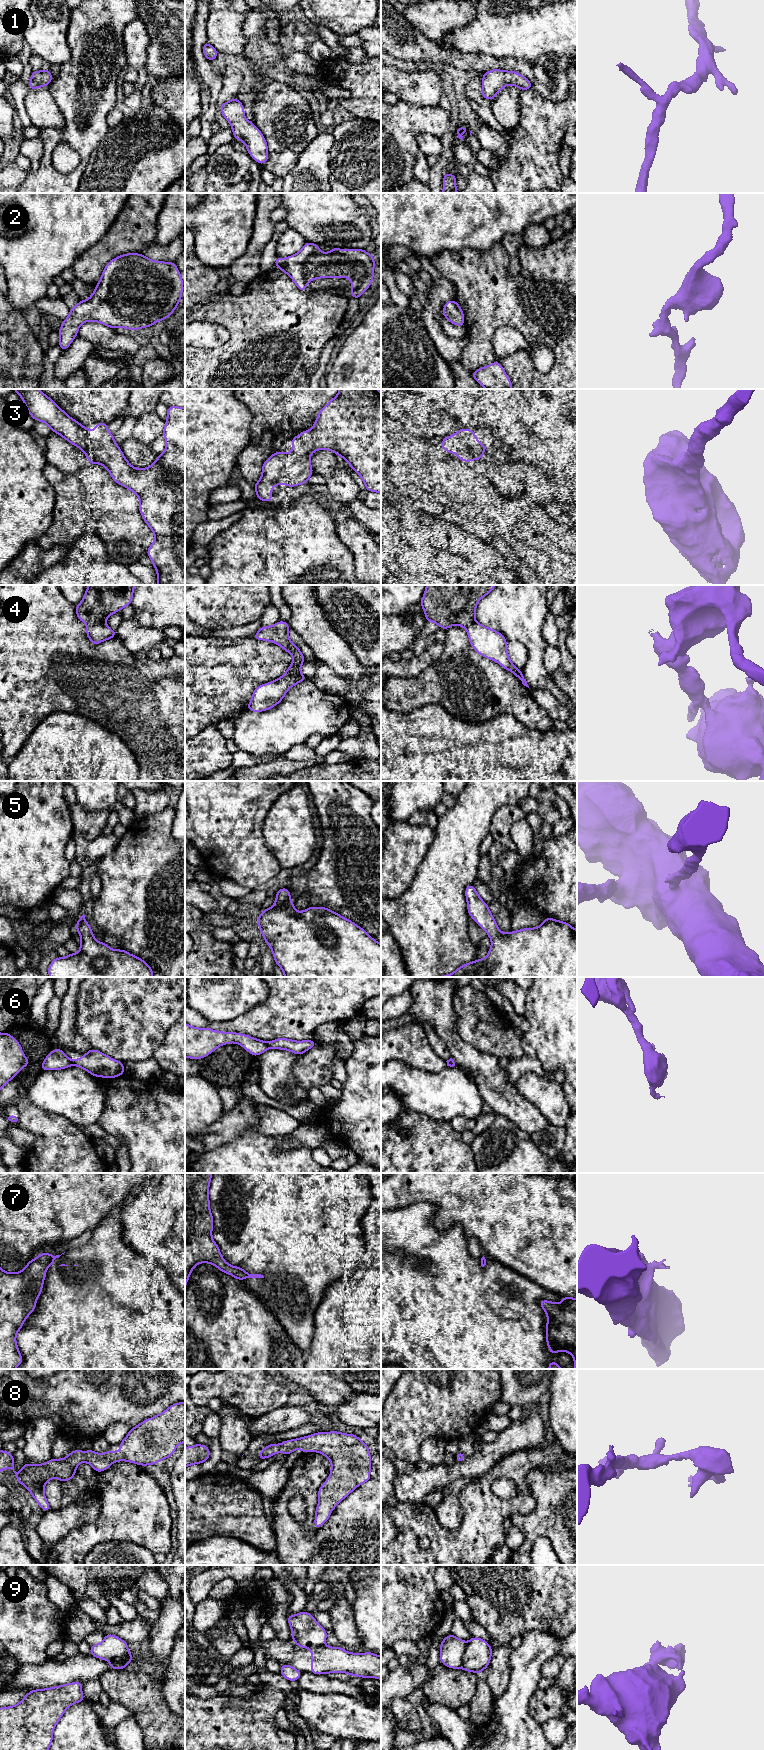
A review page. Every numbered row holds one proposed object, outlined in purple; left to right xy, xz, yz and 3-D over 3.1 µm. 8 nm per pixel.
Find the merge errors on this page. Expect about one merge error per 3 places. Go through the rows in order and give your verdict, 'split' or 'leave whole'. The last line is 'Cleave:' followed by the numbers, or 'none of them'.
1: leave whole
2: leave whole
3: leave whole
4: split
5: leave whole
6: split
7: split
8: leave whole
9: split
Cleave: 4, 6, 7, 9

